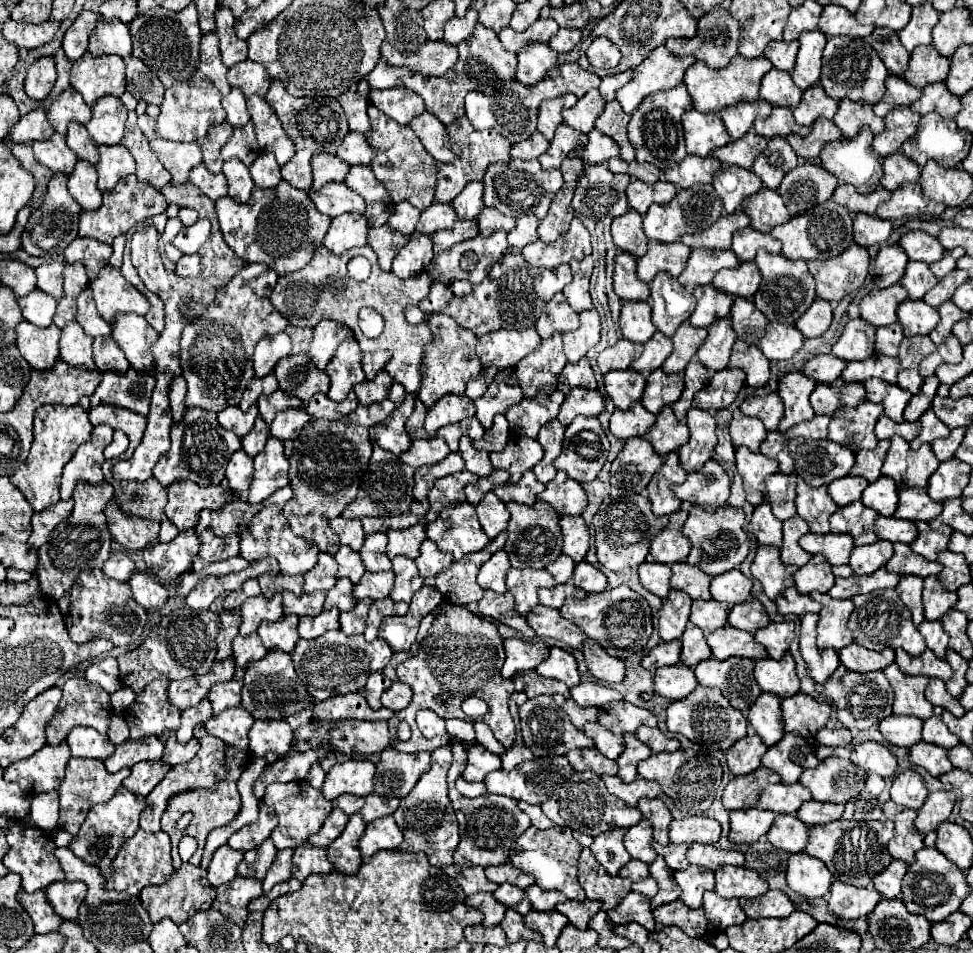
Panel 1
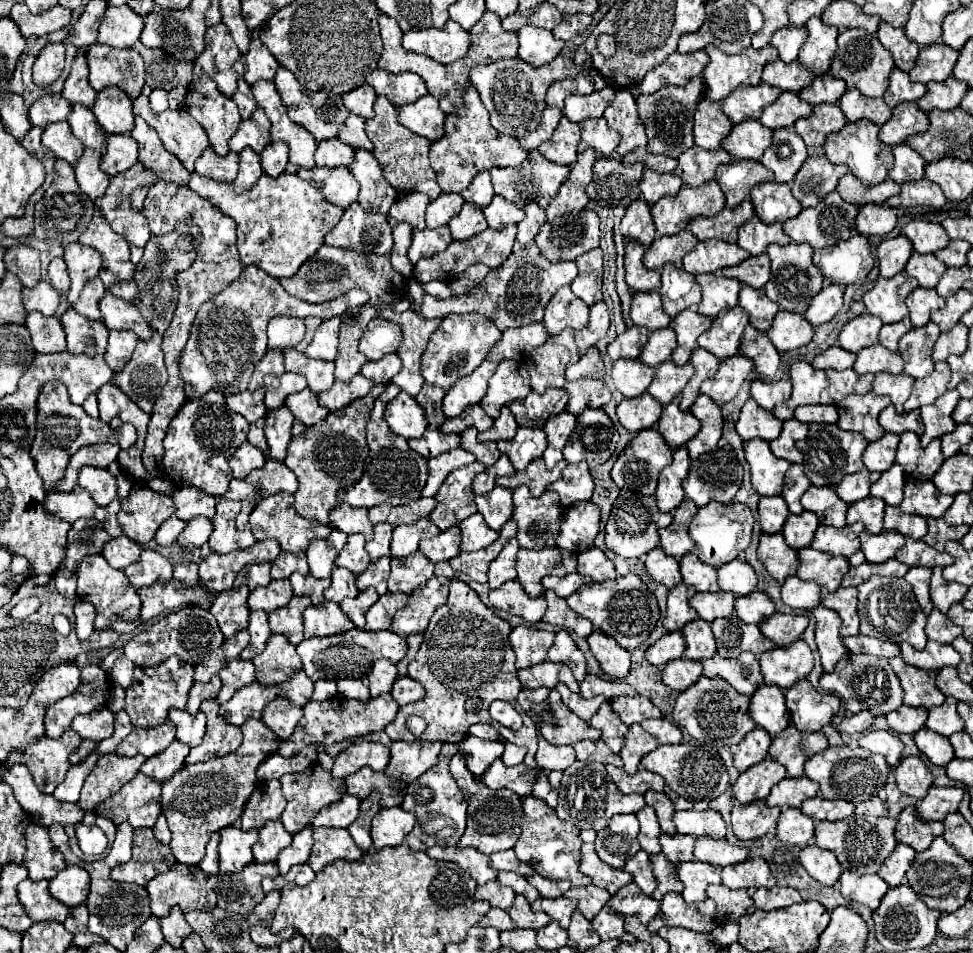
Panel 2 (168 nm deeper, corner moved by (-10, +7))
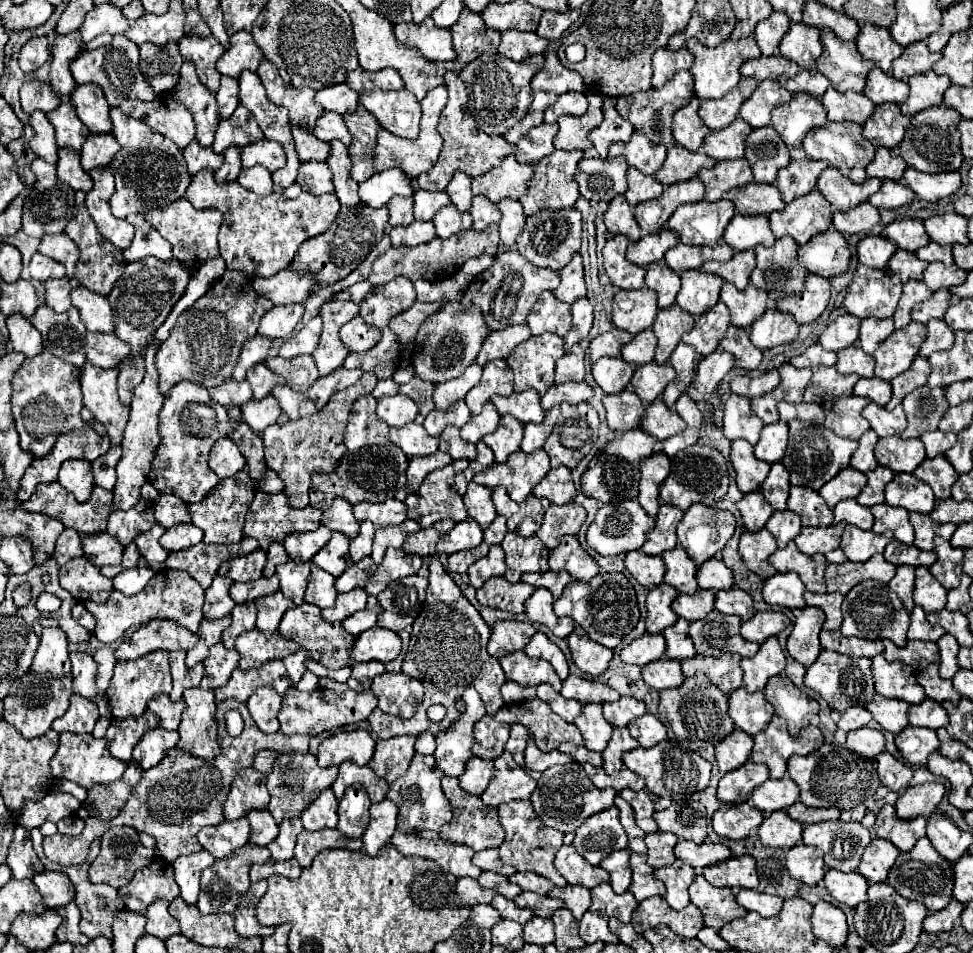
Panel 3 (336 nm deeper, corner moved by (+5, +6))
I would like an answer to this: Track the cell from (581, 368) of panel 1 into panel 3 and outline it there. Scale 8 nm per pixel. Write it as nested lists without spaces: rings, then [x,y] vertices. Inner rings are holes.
[[[573,345],[569,353],[565,353],[561,359],[557,359],[555,367],[555,383],[565,381],[581,381],[585,377],[585,365],[583,365],[583,349],[579,345]]]

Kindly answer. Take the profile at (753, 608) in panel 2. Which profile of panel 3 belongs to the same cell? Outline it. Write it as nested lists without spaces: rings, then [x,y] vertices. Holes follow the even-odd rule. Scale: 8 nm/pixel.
[[[723,589],[723,591],[717,591],[717,595],[715,595],[715,609],[719,609],[721,613],[737,615],[741,621],[751,619],[753,613],[755,613],[751,595],[741,591],[741,589],[727,589],[727,591]]]

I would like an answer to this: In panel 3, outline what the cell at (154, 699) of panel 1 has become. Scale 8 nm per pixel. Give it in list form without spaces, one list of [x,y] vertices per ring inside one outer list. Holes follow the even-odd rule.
[[[151,651],[135,661],[119,661],[115,665],[115,673],[107,691],[109,703],[113,707],[115,717],[133,717],[143,715],[147,709],[147,701],[157,693],[169,693],[171,691],[171,671],[169,671],[169,659],[167,651]]]

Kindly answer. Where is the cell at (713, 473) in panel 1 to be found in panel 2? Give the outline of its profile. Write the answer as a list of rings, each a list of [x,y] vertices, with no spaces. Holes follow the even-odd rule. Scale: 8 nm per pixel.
[[[716,450],[716,454],[702,454],[692,460],[682,488],[686,498],[696,502],[696,506],[706,506],[712,500],[730,504],[742,484],[742,474],[744,468],[732,452]]]

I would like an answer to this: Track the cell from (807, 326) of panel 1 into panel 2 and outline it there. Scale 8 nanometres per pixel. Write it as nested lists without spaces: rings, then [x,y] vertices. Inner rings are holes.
[[[828,284],[822,288],[820,294],[816,294],[816,298],[812,298],[810,308],[806,310],[806,320],[812,326],[820,326],[828,320],[832,320],[842,308],[842,288]]]

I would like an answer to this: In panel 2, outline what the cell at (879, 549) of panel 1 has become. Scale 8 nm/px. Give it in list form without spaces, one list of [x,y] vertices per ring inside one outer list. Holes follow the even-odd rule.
[[[868,532],[860,534],[860,550],[864,552],[866,560],[874,564],[894,558],[894,554],[904,546],[904,542],[906,538],[900,532],[882,532],[876,536]]]

